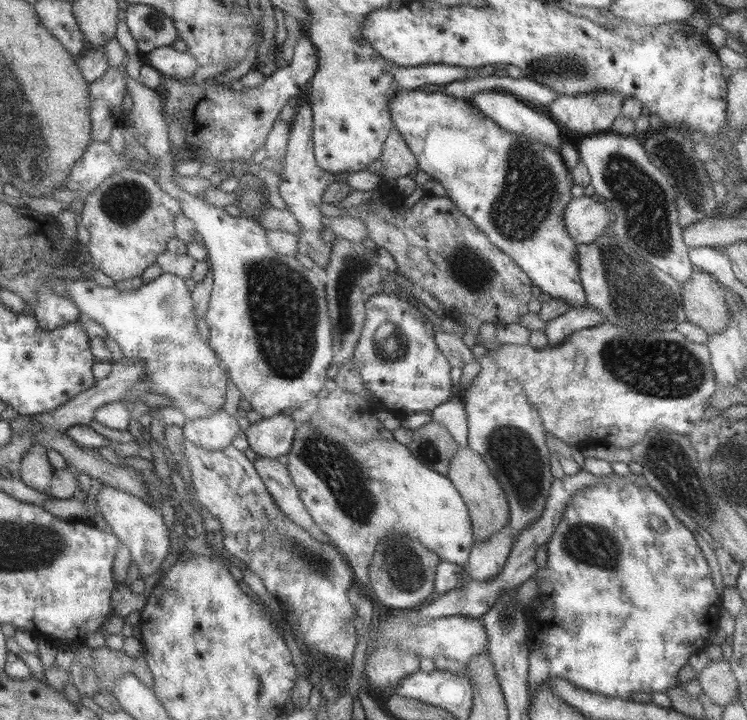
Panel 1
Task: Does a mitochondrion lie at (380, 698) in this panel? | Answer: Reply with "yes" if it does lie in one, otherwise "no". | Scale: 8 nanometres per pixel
no

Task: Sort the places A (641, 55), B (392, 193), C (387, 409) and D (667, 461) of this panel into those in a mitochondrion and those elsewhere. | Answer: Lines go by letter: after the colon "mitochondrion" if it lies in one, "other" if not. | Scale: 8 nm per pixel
A: other
B: other
C: other
D: mitochondrion

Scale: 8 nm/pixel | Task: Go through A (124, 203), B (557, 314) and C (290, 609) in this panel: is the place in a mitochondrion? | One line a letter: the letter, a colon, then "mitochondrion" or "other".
A: mitochondrion
B: other
C: other

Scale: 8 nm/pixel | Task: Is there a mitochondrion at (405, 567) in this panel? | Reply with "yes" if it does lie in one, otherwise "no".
yes

